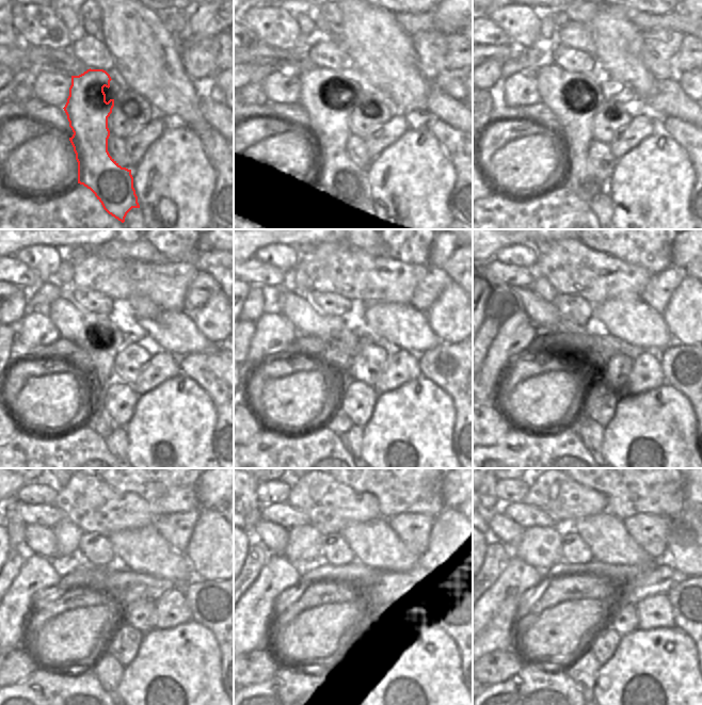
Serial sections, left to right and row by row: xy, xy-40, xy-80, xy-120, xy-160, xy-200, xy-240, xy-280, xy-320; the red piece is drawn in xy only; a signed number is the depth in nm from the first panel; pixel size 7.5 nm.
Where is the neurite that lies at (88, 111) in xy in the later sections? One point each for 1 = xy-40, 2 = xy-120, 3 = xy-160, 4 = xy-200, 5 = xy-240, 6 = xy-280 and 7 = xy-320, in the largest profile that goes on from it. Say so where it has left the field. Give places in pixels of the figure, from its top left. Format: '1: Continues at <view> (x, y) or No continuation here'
1: Continues at xy-40 (324, 93)
2: Continues at xy-120 (92, 332)
3: Continues at xy-160 (341, 345)
4: Continues at xy-200 (525, 303)
5: Continues at xy-240 (42, 541)
6: Continues at xy-280 (274, 537)
7: Continues at xy-320 (509, 532)

